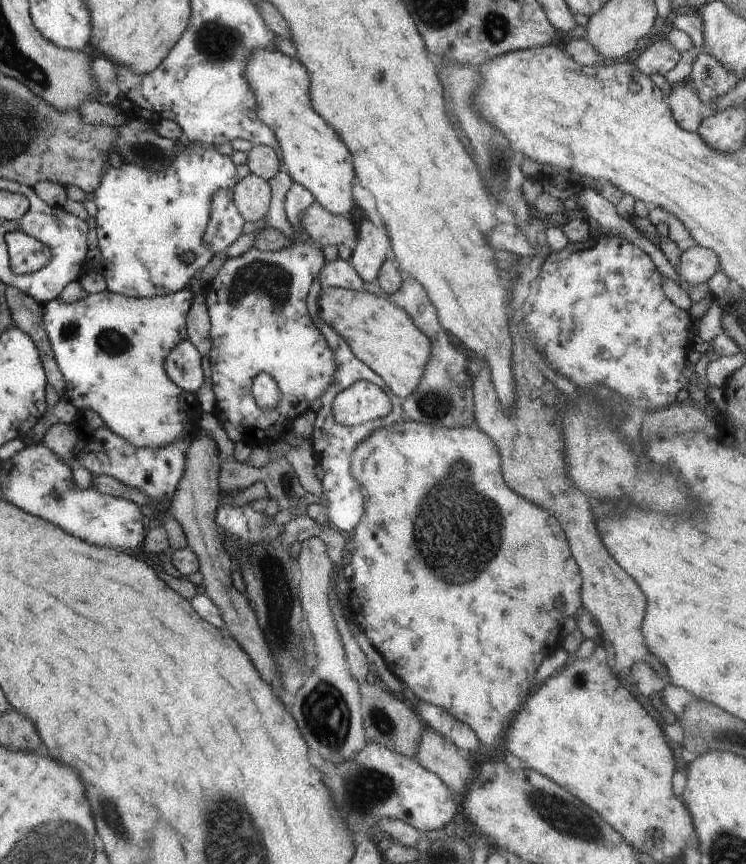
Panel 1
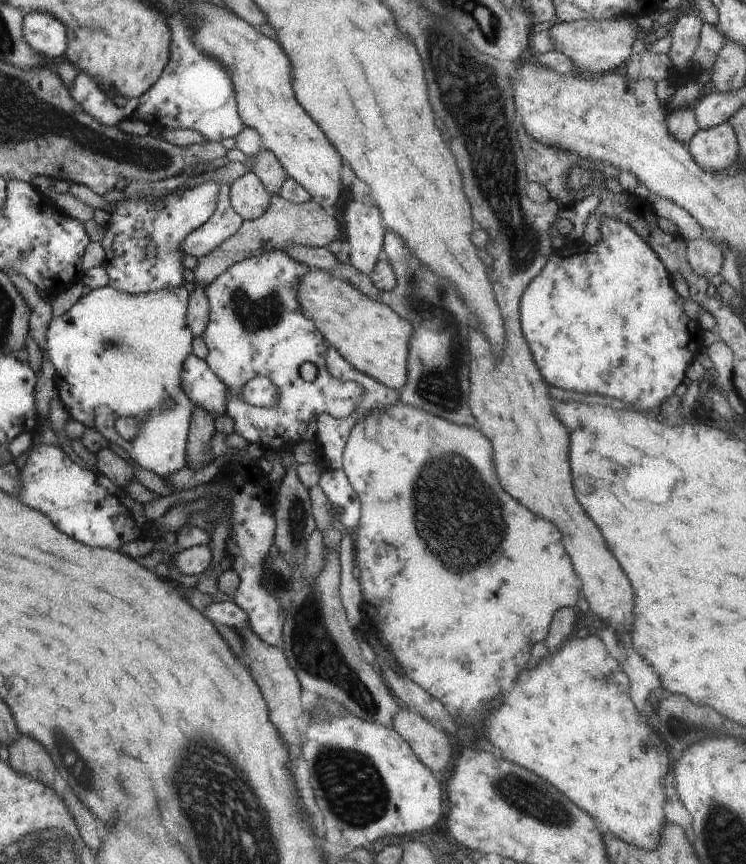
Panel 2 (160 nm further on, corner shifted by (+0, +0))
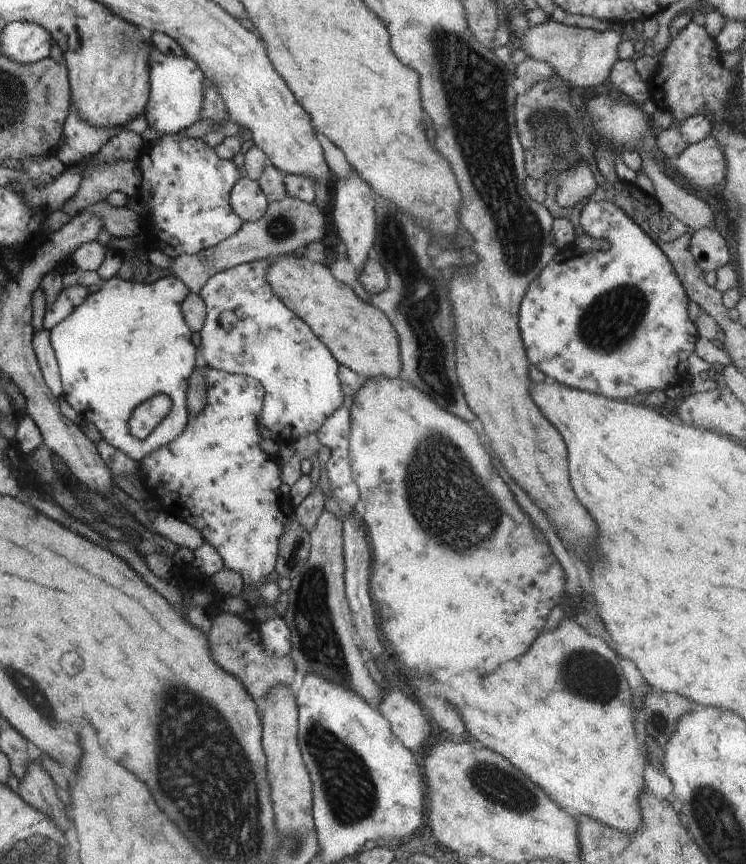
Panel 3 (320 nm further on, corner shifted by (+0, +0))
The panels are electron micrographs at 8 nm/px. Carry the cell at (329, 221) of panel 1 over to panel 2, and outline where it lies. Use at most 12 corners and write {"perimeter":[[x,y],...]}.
{"perimeter":[[272,195],[262,216],[197,258],[202,290],[227,268],[271,249],[327,247],[333,213]]}

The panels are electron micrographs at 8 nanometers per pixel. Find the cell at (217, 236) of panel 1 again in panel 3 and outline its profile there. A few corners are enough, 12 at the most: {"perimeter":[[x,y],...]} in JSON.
{"perimeter":[[183,131],[146,142],[133,196],[156,250],[236,234],[233,160]]}

